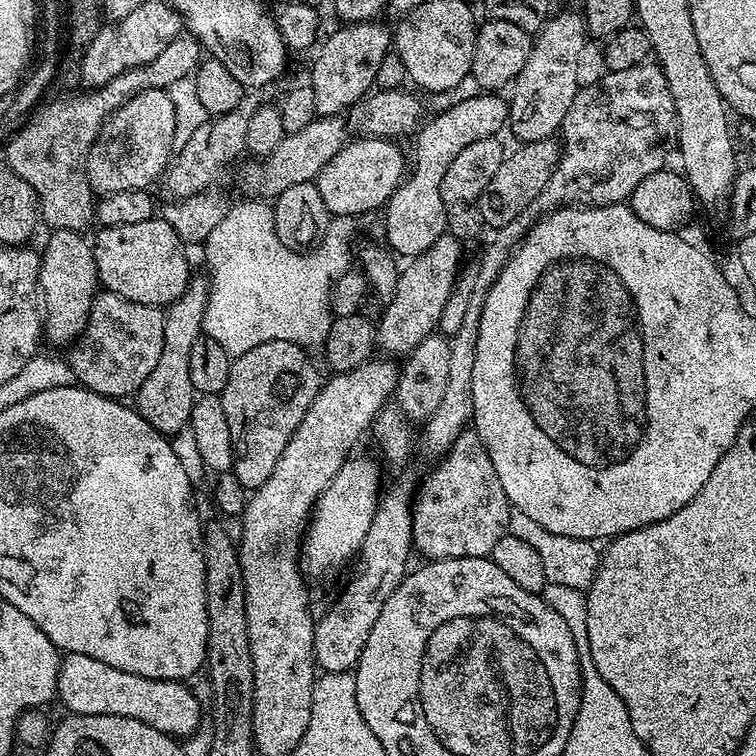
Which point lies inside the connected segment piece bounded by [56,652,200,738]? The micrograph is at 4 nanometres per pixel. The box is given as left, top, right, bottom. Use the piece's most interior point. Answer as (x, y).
(86, 686)

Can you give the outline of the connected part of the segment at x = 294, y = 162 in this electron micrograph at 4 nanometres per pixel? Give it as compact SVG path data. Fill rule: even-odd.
M343 115L322 116L310 122L306 130L287 133L282 143L263 162L245 166L244 188L248 191L245 193L252 198L275 198L290 186L313 183L326 162L330 162L330 158L334 158L334 154L338 154L350 139L344 119Z

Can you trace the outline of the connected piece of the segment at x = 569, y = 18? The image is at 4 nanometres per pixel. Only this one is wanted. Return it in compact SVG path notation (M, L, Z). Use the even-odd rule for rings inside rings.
M579 11L564 12L561 16L553 15L548 23L535 33L532 42L532 53L526 58L526 66L517 74L511 85L510 103L508 105L507 127L517 136L517 141L529 144L539 140L551 140L559 133L562 122L566 118L566 110L570 110L570 102L574 102L576 93L582 87L580 81L580 55L584 52L586 41L586 21Z

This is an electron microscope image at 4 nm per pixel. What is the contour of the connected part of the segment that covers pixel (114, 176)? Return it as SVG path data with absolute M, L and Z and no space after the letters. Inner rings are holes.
M155 88L131 96L118 111L108 117L88 155L88 181L93 193L97 197L102 197L139 188L151 189L153 187L151 184L155 180L157 183L161 179L168 166L168 161L173 155L172 143L174 142L175 124L174 104L165 89Z

